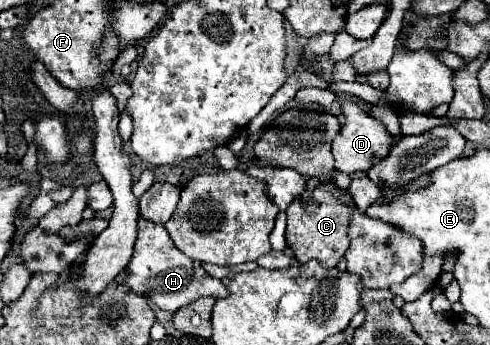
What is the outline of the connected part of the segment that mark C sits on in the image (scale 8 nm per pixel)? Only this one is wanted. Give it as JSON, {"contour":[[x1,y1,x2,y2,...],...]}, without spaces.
{"contour":[[318,185,314,191,306,189,298,195,286,209,288,225,286,225,286,243,292,249,298,263,306,263,310,259,318,259,324,267,336,267,336,263,348,251,348,227,354,205,350,201,338,199,330,187]]}

